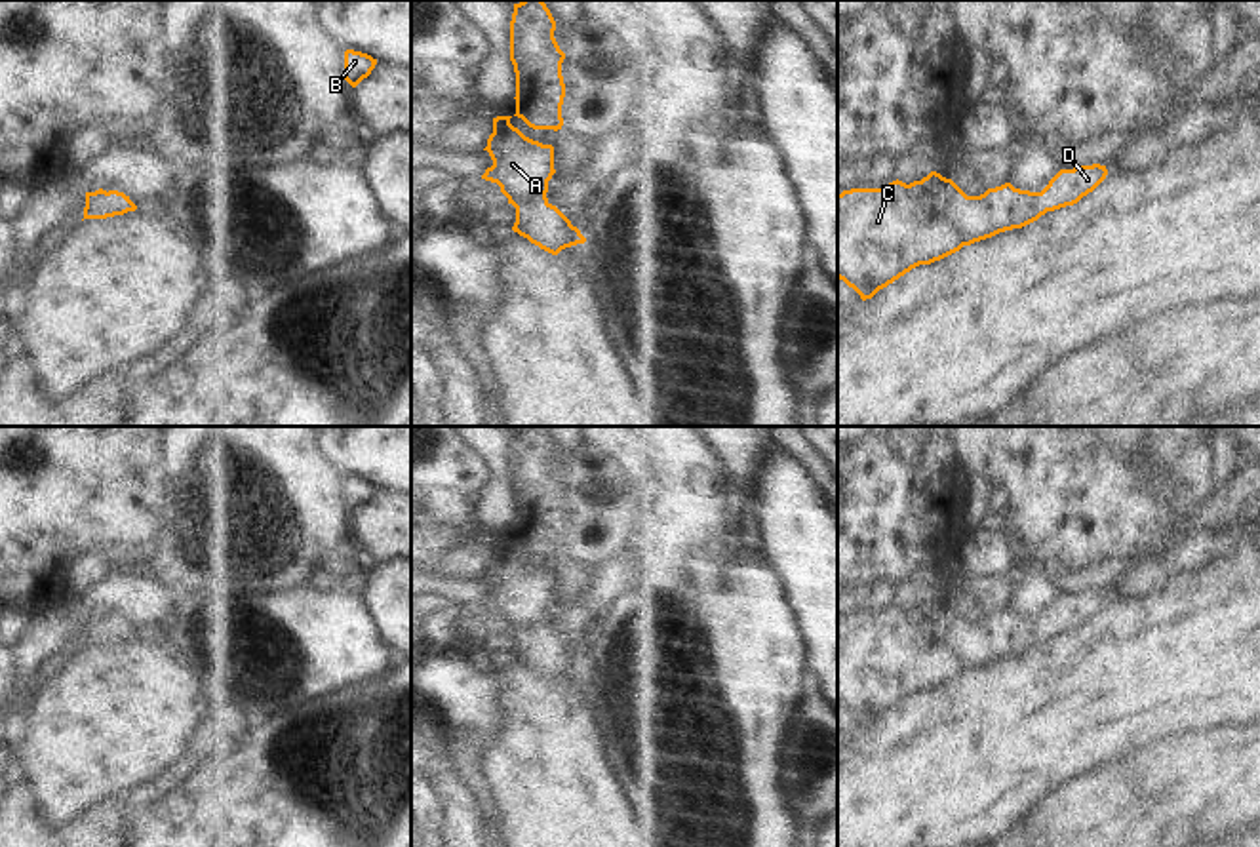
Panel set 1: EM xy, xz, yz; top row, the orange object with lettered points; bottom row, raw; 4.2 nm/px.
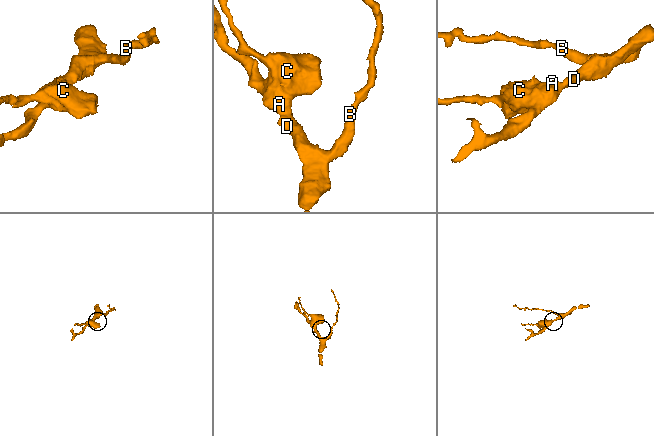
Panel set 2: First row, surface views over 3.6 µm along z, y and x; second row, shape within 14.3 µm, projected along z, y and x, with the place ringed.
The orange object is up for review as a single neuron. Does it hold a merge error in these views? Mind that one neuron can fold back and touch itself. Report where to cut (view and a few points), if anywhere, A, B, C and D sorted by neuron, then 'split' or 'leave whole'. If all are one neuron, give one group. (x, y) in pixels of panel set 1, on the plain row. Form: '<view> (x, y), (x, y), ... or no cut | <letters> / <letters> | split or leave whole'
no cut | A B C D | leave whole

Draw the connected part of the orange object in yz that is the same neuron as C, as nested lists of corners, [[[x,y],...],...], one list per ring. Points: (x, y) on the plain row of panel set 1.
[[[1077,592],[1060,596],[1041,619],[1005,609],[967,622],[952,605],[931,598],[910,611],[896,605],[881,615],[843,617],[837,620],[837,704],[862,727],[872,725],[919,691],[1077,630],[1106,601],[1106,592]]]

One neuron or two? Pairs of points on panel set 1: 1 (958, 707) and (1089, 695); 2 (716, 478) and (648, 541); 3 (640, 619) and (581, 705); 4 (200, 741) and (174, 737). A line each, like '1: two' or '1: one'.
1: one
2: one
3: two
4: two

